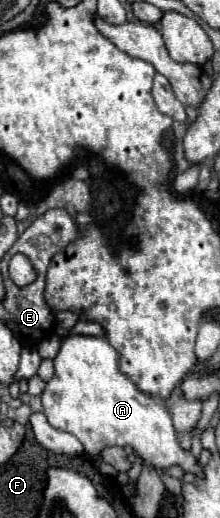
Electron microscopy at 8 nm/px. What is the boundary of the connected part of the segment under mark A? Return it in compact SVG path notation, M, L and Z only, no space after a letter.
M68 336L54 358L56 372L42 394L48 422L58 430L74 434L92 458L100 458L100 452L110 446L130 446L154 468L178 464L184 472L204 478L194 454L180 446L166 406L138 390L130 376L120 370L118 358L118 352L104 336Z

